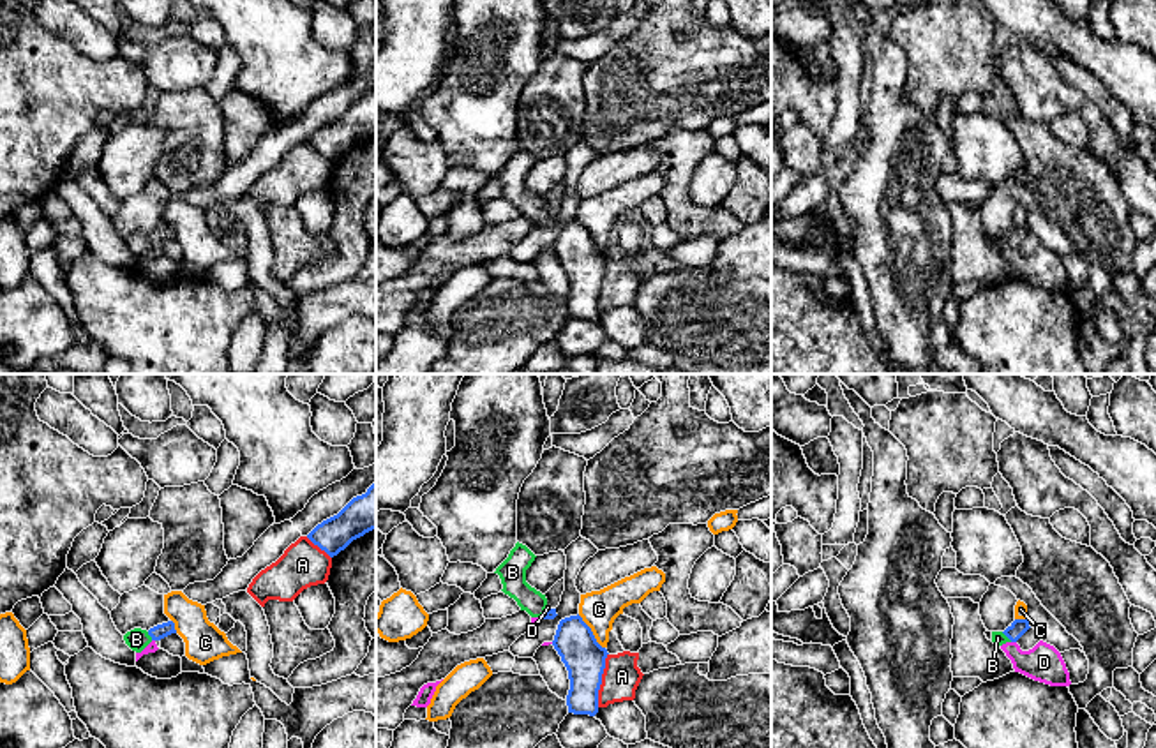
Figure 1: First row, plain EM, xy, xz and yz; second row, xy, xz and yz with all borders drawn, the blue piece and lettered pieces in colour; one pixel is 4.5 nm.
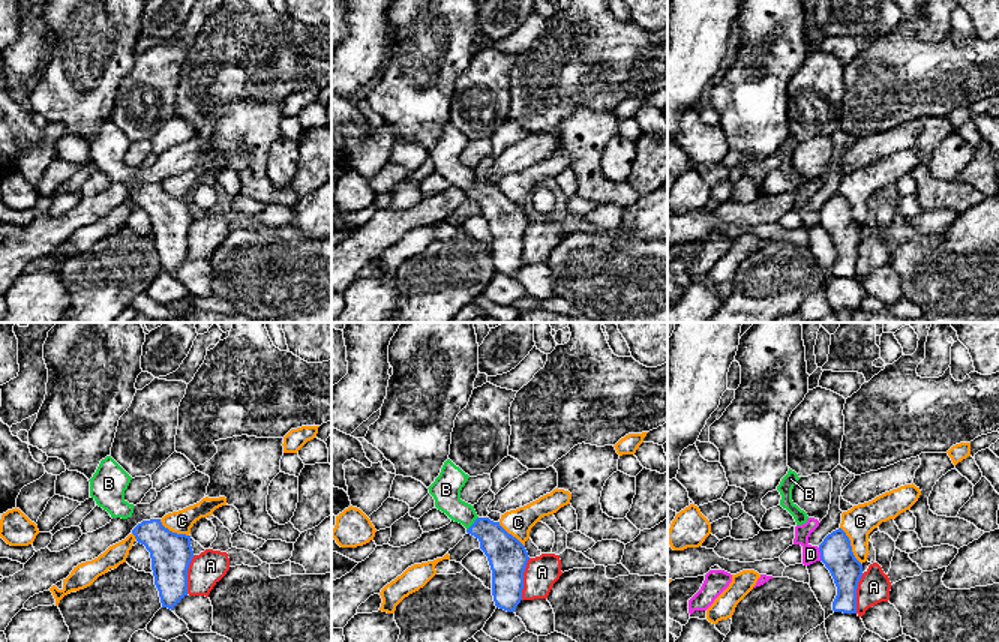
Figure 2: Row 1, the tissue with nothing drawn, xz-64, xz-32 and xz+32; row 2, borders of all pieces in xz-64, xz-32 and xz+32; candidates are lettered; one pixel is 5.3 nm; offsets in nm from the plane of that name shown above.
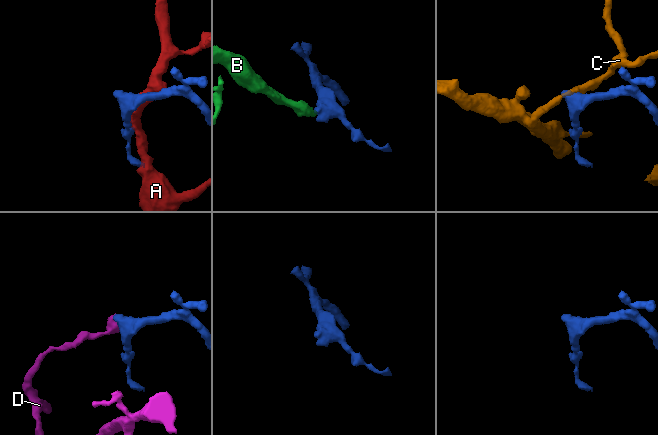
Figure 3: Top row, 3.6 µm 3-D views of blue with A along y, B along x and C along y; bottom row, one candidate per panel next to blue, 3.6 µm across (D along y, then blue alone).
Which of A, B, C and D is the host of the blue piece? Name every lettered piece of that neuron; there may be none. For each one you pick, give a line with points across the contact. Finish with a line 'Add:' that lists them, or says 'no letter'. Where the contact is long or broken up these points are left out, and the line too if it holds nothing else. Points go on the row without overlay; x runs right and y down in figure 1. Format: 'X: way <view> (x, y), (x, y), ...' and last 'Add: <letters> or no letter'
B: way yz (1019, 231), (1006, 240), (998, 242)
Add: B

